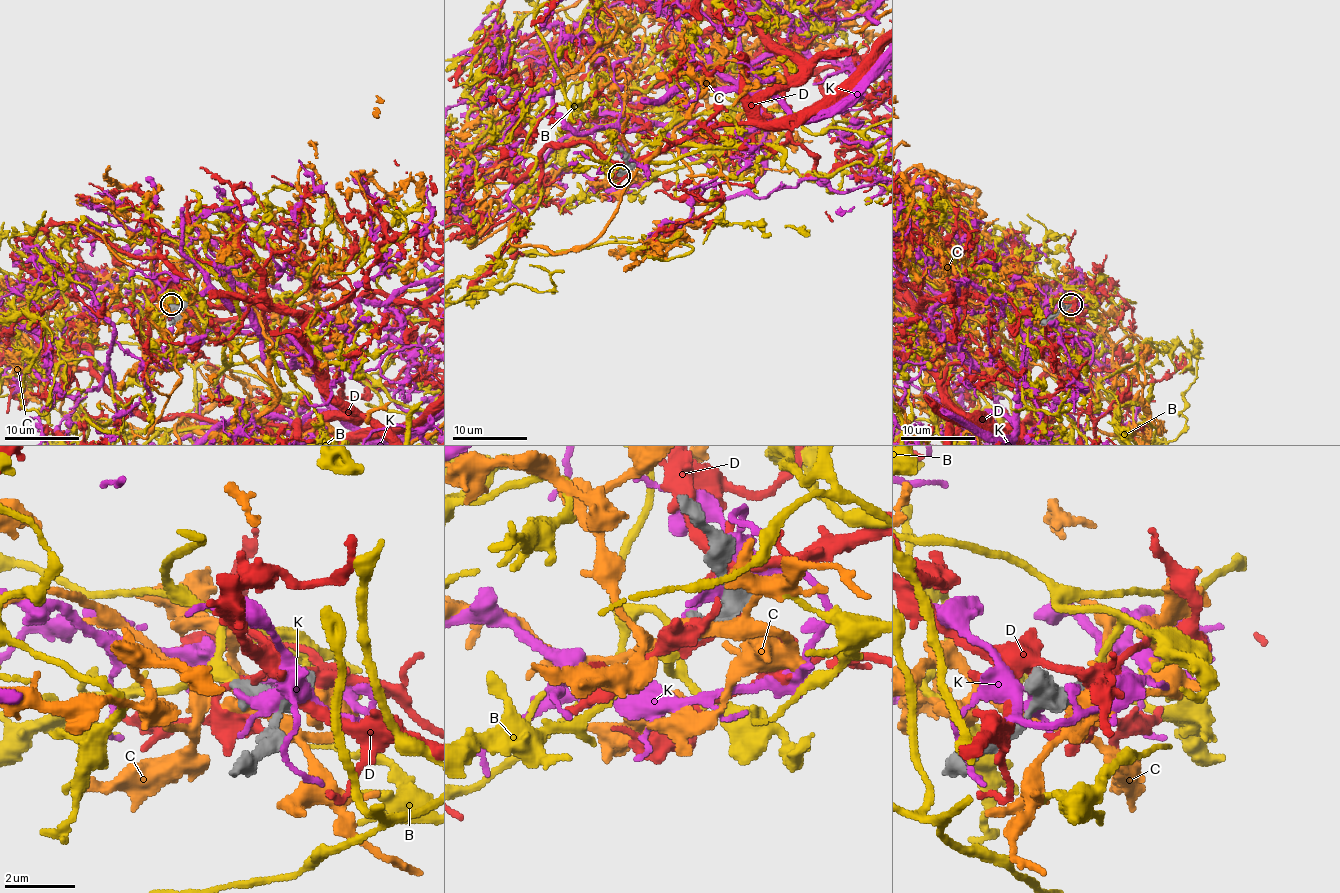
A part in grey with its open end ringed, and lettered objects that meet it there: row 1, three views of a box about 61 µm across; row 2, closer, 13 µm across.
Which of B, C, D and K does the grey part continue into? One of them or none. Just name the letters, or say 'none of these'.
B

